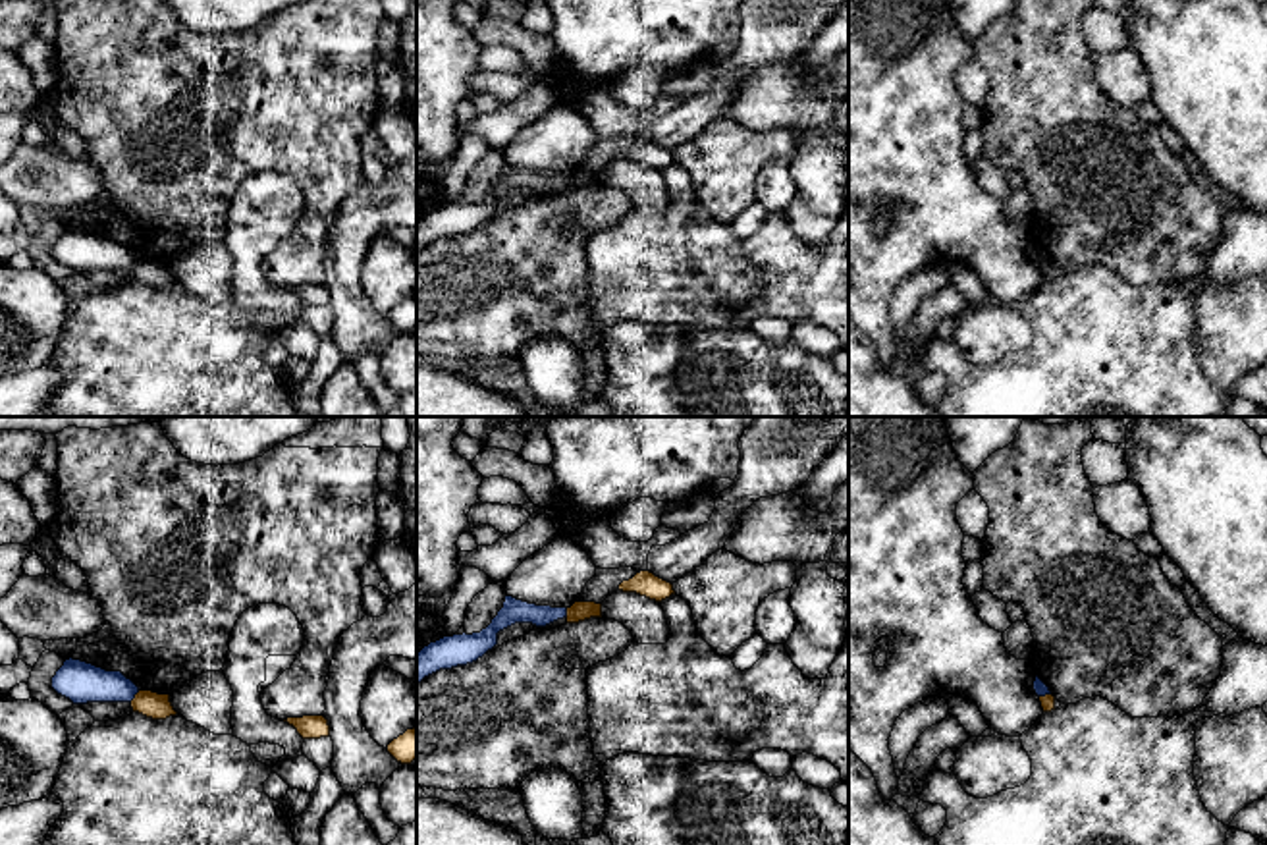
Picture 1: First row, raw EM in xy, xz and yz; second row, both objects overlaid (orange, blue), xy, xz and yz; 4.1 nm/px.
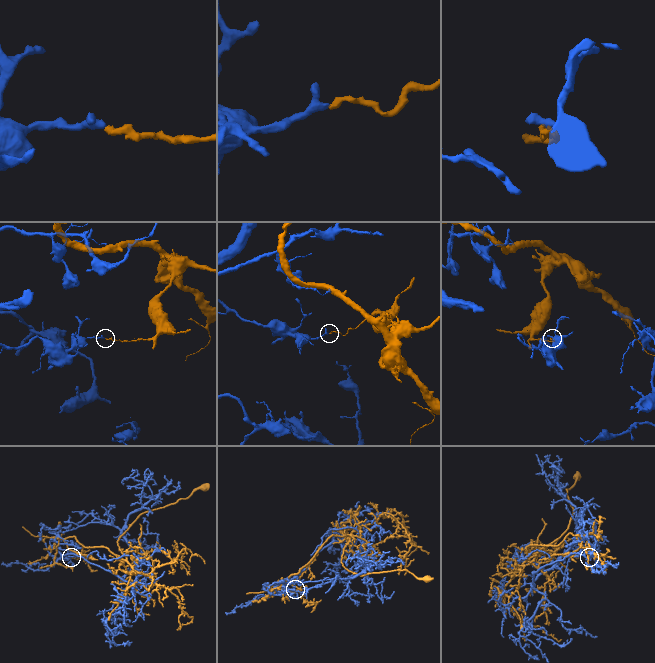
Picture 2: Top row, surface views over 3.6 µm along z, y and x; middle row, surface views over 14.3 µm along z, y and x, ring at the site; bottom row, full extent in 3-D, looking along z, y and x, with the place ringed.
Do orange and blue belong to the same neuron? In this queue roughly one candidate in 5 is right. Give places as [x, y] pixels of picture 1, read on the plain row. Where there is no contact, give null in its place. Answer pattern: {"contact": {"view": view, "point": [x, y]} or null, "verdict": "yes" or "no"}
{"contact": {"view": "xy", "point": [135, 265]}, "verdict": "no"}

